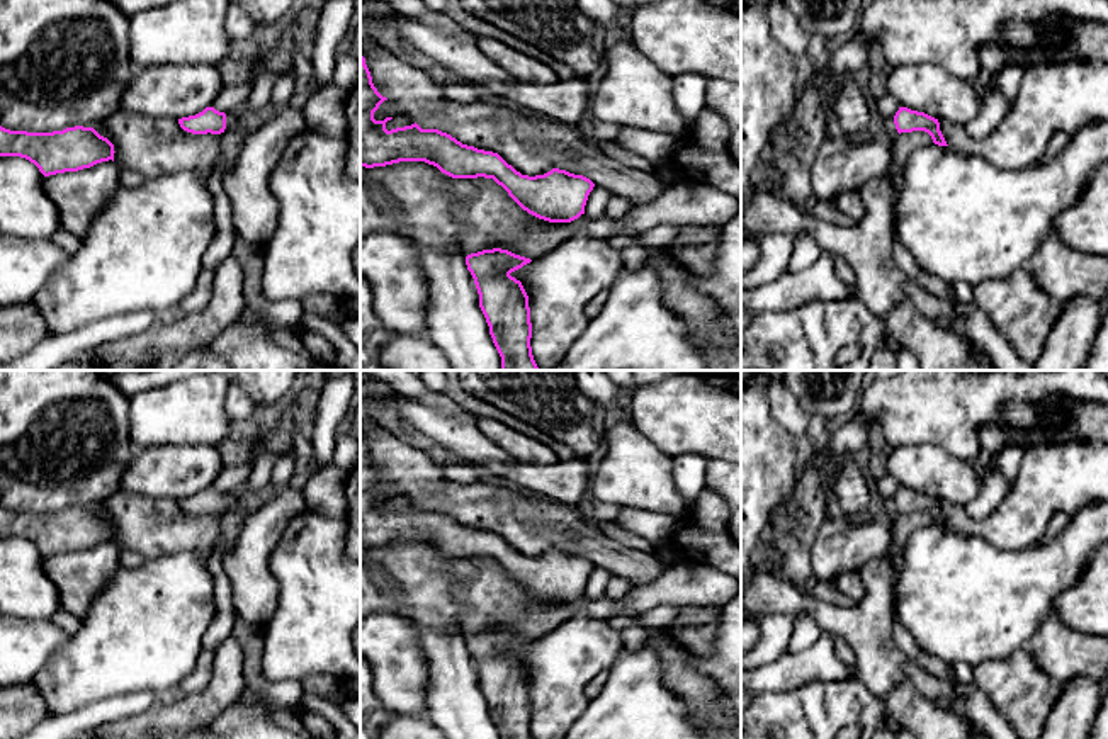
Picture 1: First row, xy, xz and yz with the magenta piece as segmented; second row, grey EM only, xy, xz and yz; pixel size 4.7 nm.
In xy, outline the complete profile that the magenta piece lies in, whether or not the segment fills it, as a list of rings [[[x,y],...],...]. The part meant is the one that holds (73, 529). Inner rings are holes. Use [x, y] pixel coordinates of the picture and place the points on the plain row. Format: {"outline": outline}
{"outline": [[[0,506],[0,537],[25,539],[44,557],[114,542],[114,533],[114,525],[93,508],[75,506],[53,513],[27,513]]]}

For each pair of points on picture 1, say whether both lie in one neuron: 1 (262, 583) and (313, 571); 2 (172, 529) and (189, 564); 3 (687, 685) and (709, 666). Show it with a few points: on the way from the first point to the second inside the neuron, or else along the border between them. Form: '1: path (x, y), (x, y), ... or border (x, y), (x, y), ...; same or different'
1: border (279, 541), (269, 558), (279, 603), (269, 619); different
2: border (211, 549), (206, 554), (175, 551), (145, 561); different
3: border (677, 644), (684, 658), (704, 673), (723, 695); different

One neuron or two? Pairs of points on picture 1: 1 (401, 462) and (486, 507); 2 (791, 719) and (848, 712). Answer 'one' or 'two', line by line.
1: one
2: one

